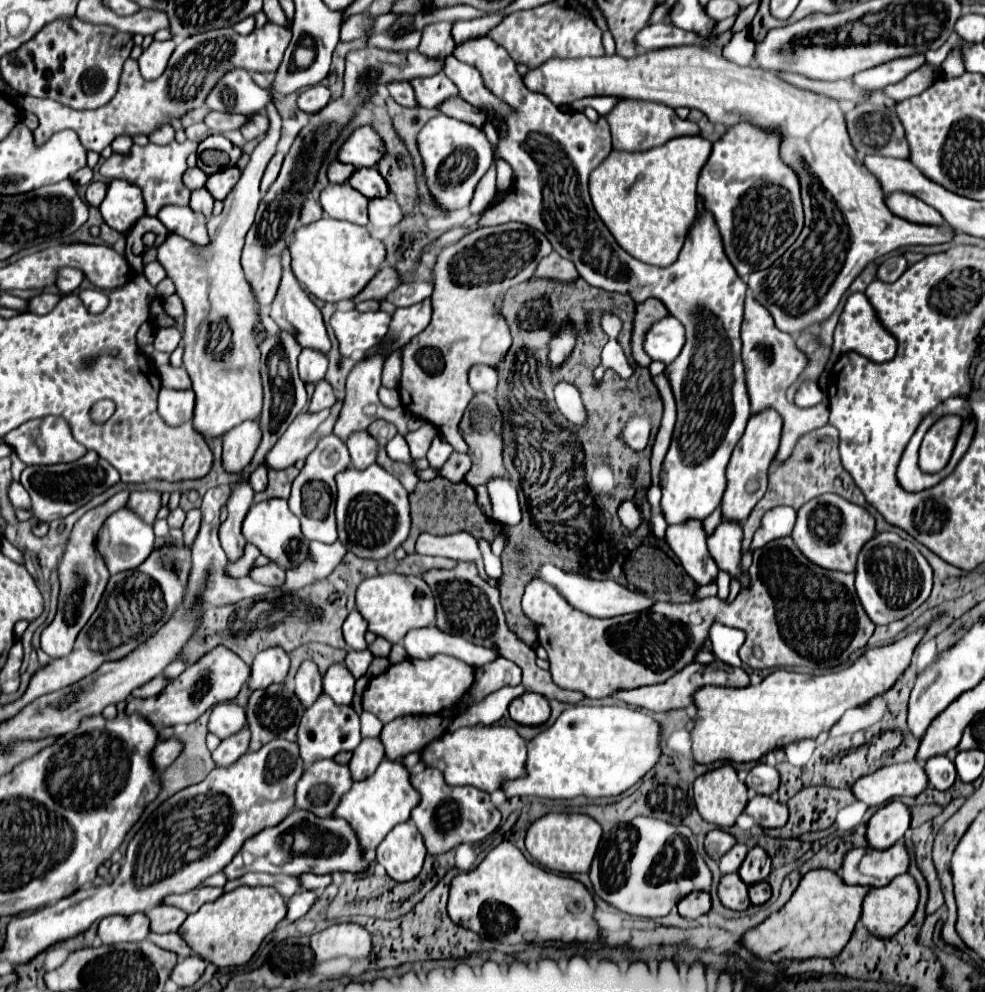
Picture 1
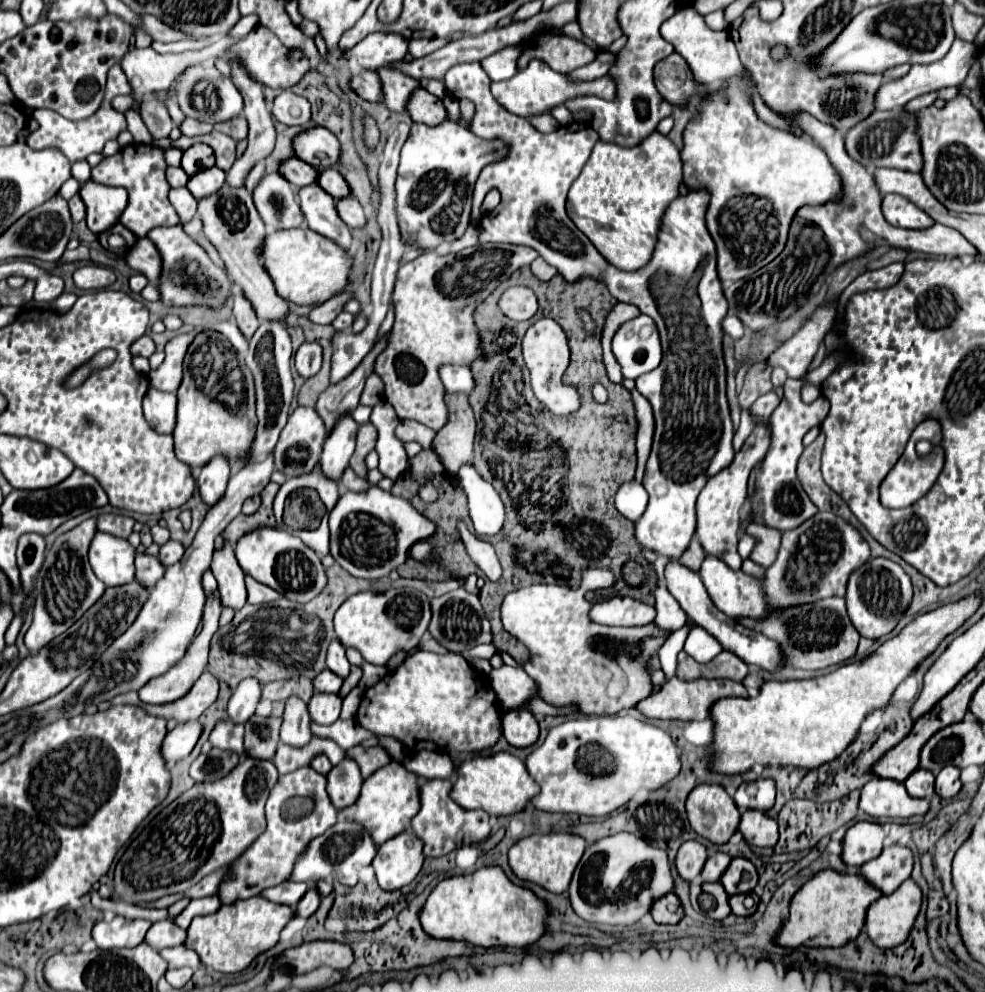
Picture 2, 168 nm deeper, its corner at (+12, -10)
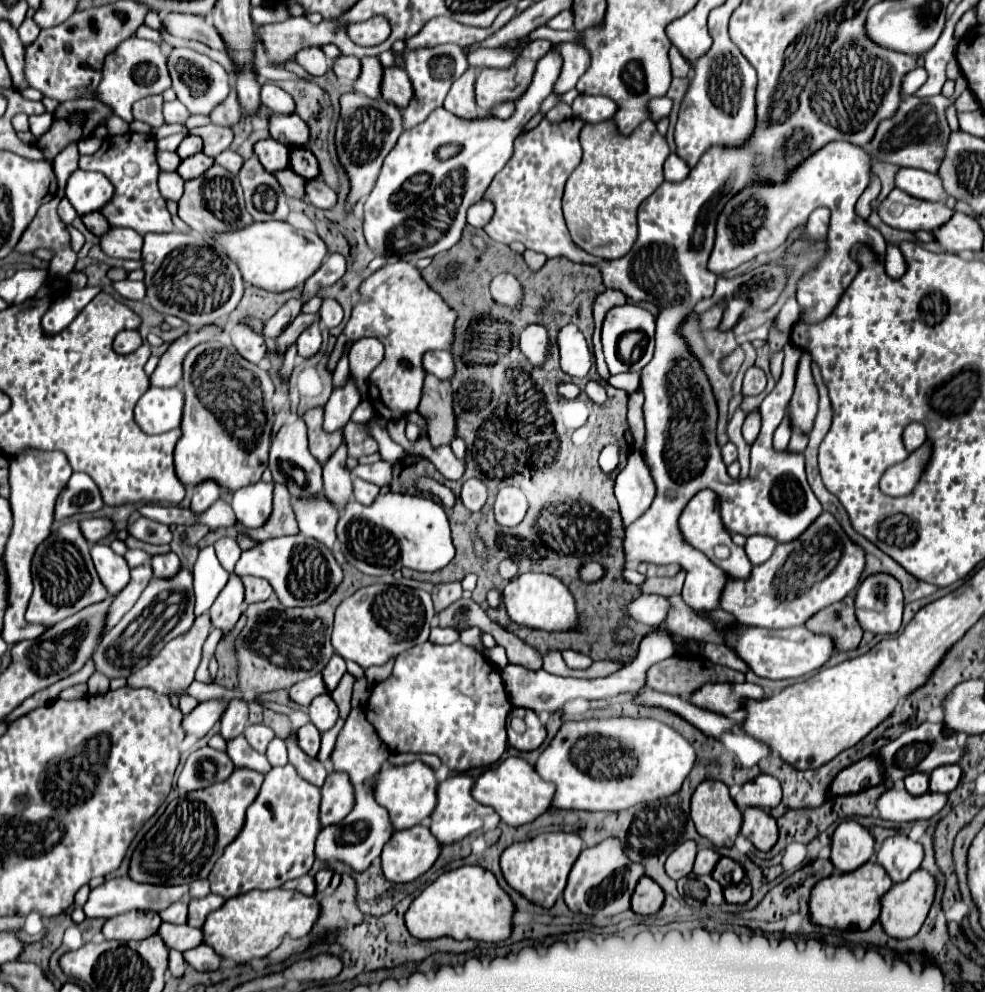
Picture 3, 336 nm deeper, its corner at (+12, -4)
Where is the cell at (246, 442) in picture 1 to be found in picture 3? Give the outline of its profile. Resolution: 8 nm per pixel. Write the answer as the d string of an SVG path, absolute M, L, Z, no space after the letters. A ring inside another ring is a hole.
M202 483L200 487L192 489L192 503L190 503L190 511L194 515L204 513L216 499L220 497L220 487L216 487L216 483Z

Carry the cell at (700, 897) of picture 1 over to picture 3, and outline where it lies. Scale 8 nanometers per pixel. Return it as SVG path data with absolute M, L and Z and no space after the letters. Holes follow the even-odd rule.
M640 877L640 883L636 885L632 893L630 907L638 915L652 915L656 913L664 903L664 891L648 877Z

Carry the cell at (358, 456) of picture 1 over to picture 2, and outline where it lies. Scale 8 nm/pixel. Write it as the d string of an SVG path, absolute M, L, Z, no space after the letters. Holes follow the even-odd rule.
M348 467L348 469L344 471L344 475L342 475L340 481L342 481L342 485L344 485L346 489L350 489L350 491L364 491L364 489L370 487L366 481L362 481L362 479L354 473L352 467Z

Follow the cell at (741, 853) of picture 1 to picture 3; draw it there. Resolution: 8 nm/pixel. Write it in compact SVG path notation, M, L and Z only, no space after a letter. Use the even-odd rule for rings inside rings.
M698 849L698 855L696 855L696 863L694 863L694 873L696 875L706 875L712 871L712 867L718 863L720 855L714 851L714 849Z

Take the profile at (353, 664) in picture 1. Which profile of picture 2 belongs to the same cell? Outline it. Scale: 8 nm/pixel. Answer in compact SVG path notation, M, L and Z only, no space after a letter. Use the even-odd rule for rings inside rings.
M328 669L314 677L316 691L324 691L324 693L338 693L342 683L344 683L344 677L340 677L340 675L336 675L336 673L328 671Z

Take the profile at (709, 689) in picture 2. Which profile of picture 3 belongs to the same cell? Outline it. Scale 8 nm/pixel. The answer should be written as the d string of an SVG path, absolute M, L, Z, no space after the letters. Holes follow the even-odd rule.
M706 683L696 695L690 695L690 703L704 707L708 711L716 711L722 715L730 715L744 707L744 701L754 699L760 701L766 697L764 687L754 683Z

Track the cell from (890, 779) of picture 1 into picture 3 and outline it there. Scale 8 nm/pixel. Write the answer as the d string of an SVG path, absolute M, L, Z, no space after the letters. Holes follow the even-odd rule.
M890 789L886 795L880 795L878 811L880 817L894 823L924 821L934 817L948 803L946 793L924 793L920 797L910 795L906 789Z

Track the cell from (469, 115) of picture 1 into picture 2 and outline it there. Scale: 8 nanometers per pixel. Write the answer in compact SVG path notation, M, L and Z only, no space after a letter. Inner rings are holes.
M420 89L420 93L412 97L412 105L408 105L408 113L414 123L426 123L430 127L448 121L444 103L436 95L430 95L426 89Z

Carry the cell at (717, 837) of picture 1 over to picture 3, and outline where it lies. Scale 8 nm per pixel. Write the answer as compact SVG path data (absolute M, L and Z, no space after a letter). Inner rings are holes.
M684 841L666 859L666 873L668 873L668 877L678 881L684 875L690 875L694 859L696 859L696 843L694 841Z

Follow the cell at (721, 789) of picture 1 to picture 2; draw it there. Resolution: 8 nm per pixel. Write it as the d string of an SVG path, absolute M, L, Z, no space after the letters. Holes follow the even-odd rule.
M698 785L686 801L690 827L704 839L722 845L738 829L740 811L722 785Z

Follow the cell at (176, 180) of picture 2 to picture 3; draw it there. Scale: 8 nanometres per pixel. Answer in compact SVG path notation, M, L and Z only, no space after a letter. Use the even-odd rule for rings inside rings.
M160 151L156 155L156 159L158 159L158 165L162 171L176 171L176 167L180 165L180 157L170 151Z

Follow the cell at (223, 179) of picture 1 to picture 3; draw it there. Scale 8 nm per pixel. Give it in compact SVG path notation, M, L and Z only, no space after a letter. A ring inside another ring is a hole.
M196 153L196 155L188 157L188 159L182 159L182 163L178 165L176 171L180 173L182 179L188 181L188 179L194 179L194 175L202 175L212 163L214 163L212 157L208 157L204 153Z

